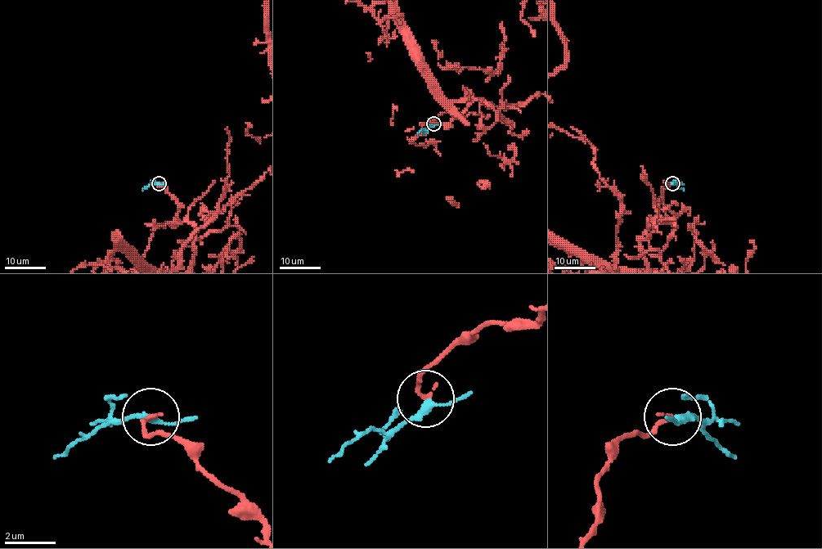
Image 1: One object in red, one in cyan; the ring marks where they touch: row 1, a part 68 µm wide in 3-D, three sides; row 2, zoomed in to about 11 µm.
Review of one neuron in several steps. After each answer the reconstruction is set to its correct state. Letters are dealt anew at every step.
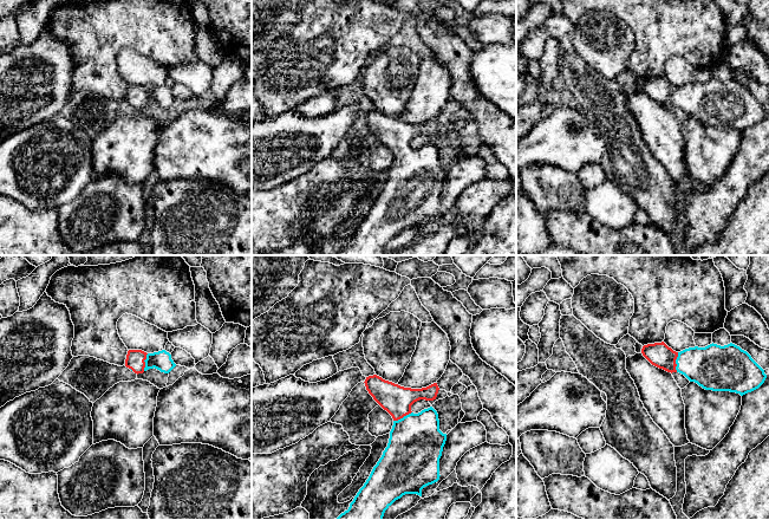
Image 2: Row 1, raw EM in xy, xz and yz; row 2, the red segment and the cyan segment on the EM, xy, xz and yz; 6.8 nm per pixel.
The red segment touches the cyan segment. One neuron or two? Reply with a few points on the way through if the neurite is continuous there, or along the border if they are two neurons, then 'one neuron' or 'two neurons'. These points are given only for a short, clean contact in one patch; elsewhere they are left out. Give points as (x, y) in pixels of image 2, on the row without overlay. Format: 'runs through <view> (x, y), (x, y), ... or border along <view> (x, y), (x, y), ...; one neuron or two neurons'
runs through yz (659, 90), (675, 97), (692, 97), (710, 102); one neuron

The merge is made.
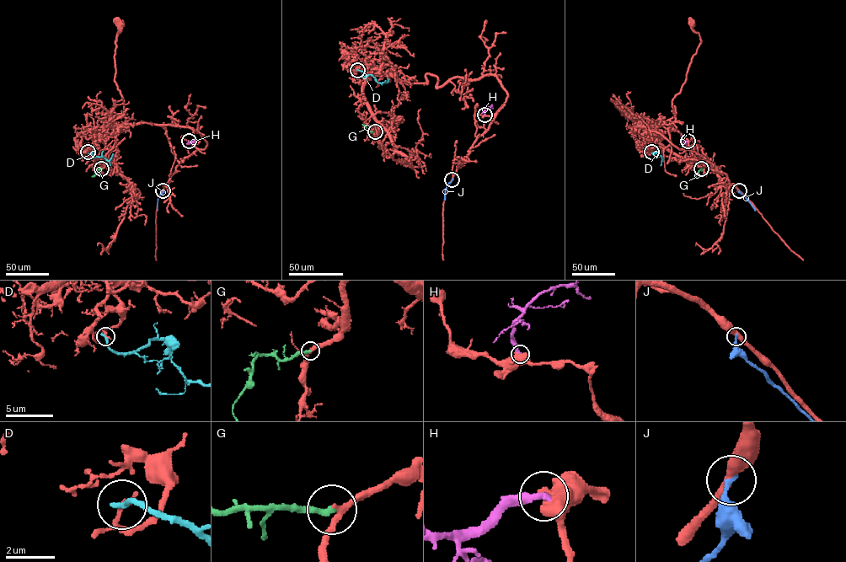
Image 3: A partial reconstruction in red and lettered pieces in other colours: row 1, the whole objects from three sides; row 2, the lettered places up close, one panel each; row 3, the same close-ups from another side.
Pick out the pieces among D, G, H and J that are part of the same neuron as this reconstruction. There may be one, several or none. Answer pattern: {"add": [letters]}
{"add": ["G"]}

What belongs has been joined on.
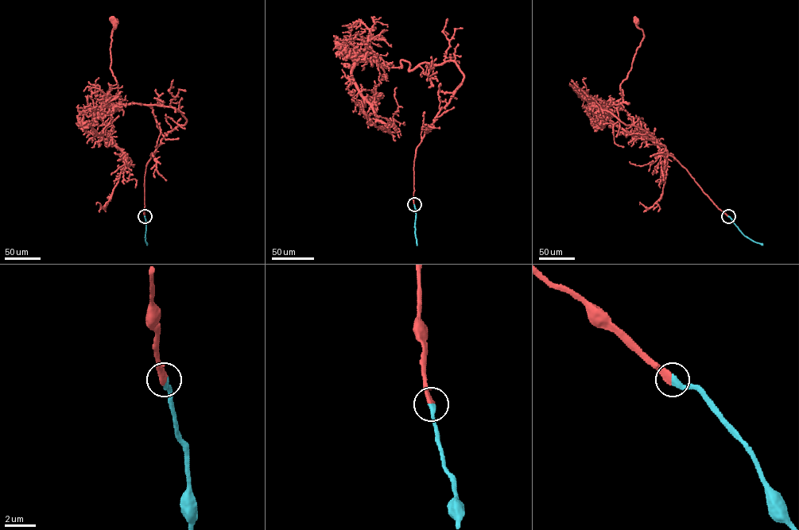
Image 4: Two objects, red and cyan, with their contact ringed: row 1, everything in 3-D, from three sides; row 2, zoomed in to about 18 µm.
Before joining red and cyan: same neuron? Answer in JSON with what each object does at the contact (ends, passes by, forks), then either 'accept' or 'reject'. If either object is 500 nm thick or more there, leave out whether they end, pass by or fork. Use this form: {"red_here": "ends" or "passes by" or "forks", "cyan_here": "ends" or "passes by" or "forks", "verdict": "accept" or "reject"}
{"red_here": "ends", "cyan_here": "ends", "verdict": "accept"}

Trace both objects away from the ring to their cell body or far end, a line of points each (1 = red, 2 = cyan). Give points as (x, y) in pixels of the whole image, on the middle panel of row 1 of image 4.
1: (414, 204), (416, 148), (463, 75), (451, 61), (409, 71), (403, 60), (380, 64), (374, 105), (378, 97)
2: (414, 204), (416, 245)

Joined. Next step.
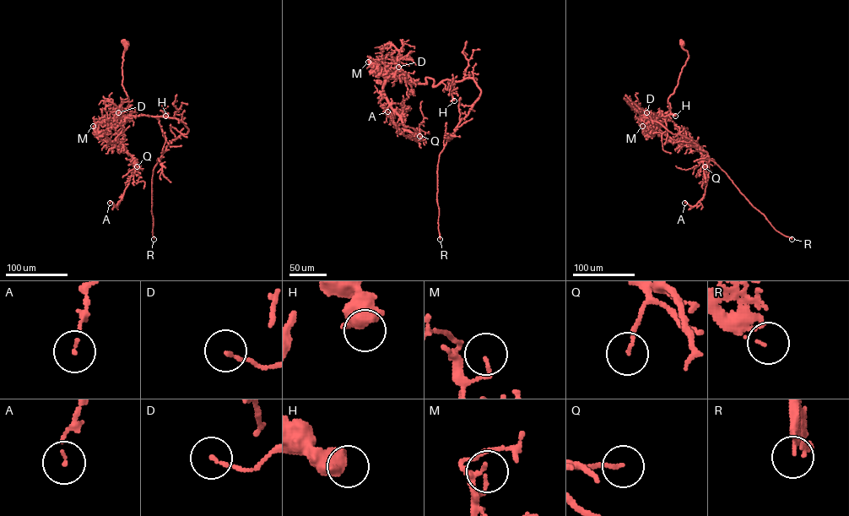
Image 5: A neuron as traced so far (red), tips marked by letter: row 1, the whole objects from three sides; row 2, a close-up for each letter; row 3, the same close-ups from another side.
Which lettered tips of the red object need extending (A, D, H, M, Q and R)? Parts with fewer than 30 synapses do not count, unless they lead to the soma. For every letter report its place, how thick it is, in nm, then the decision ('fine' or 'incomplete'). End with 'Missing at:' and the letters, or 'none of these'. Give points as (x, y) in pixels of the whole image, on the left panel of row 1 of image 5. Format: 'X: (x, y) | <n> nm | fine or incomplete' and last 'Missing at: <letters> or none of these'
A: (110, 203) | 90 nm | fine
D: (118, 112) | 120 nm | fine
H: (165, 116) | 700 nm | fine
M: (93, 126) | 110 nm | fine
Q: (137, 166) | 120 nm | fine
R: (154, 239) | 60 nm | incomplete
Missing at: R

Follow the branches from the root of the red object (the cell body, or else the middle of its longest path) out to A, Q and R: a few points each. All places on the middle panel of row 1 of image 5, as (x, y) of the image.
A: (406, 109), (402, 116), (411, 86), (388, 77), (383, 92), (390, 106), (417, 140), (404, 135), (387, 111)
Q: (406, 109), (402, 116), (402, 103), (411, 86), (388, 77), (383, 92), (390, 106), (406, 130), (419, 136)
R: (406, 109), (402, 116), (408, 81), (430, 78), (434, 86), (471, 78), (481, 91), (439, 156), (440, 239)

